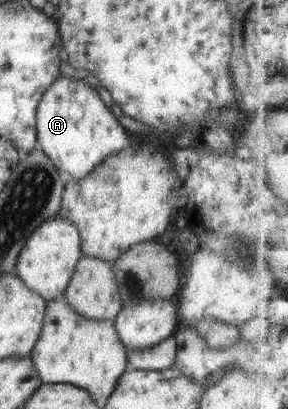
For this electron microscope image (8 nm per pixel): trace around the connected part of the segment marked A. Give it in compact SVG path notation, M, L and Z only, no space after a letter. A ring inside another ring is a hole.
M62 74L54 79L40 96L35 111L35 130L37 143L42 153L50 159L58 171L66 174L66 178L72 179L86 177L94 166L100 165L100 161L108 159L108 155L118 153L128 145L132 145L133 139L129 131L122 127L110 110L108 111L108 107L104 105L96 90L90 88L81 79L65 77Z

